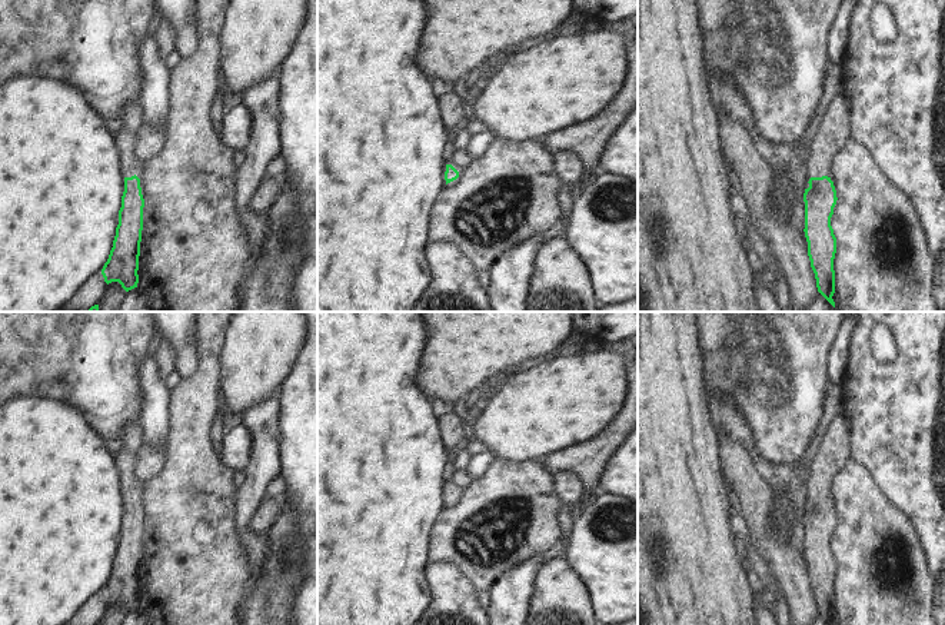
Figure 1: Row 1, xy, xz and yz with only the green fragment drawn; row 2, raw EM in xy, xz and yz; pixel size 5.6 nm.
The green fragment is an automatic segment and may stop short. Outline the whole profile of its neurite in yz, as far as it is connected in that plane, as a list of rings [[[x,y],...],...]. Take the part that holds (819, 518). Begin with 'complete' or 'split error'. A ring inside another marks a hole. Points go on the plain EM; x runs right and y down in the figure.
split error; [[[841,412],[831,422],[822,445],[811,462],[811,476],[808,488],[812,498],[805,509],[805,558],[808,562],[808,576],[815,594],[818,612],[835,625],[835,591],[833,579],[836,574],[836,558],[831,546],[831,538],[836,525],[836,511],[828,491],[833,476],[851,458],[851,425]]]

